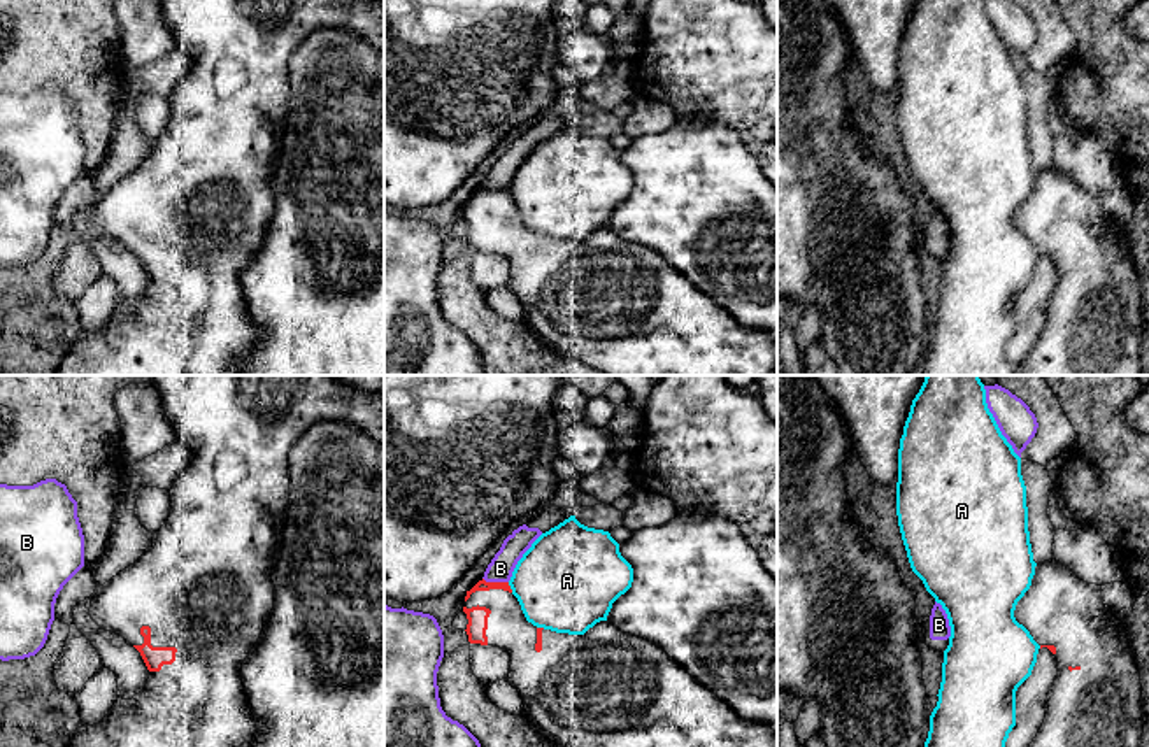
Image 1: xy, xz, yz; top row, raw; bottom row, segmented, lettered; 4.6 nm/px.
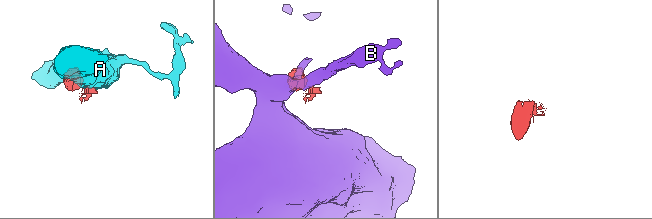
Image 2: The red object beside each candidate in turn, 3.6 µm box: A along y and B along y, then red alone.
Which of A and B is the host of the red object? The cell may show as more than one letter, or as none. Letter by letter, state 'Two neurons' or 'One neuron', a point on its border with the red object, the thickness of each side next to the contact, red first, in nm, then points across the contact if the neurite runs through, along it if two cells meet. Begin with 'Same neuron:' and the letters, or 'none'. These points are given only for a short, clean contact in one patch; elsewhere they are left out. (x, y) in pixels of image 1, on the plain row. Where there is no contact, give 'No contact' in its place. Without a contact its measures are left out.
Same neuron: none
A: Two neurons. Touches red at xz (509, 195). Thickness 50 nm (red) against 460 nm
B: Two neurons. Touches red at xz (495, 190). Thickness 50 nm (red) against 120 nm. Boundary: xz (483, 184), (493, 190), (507, 190)

